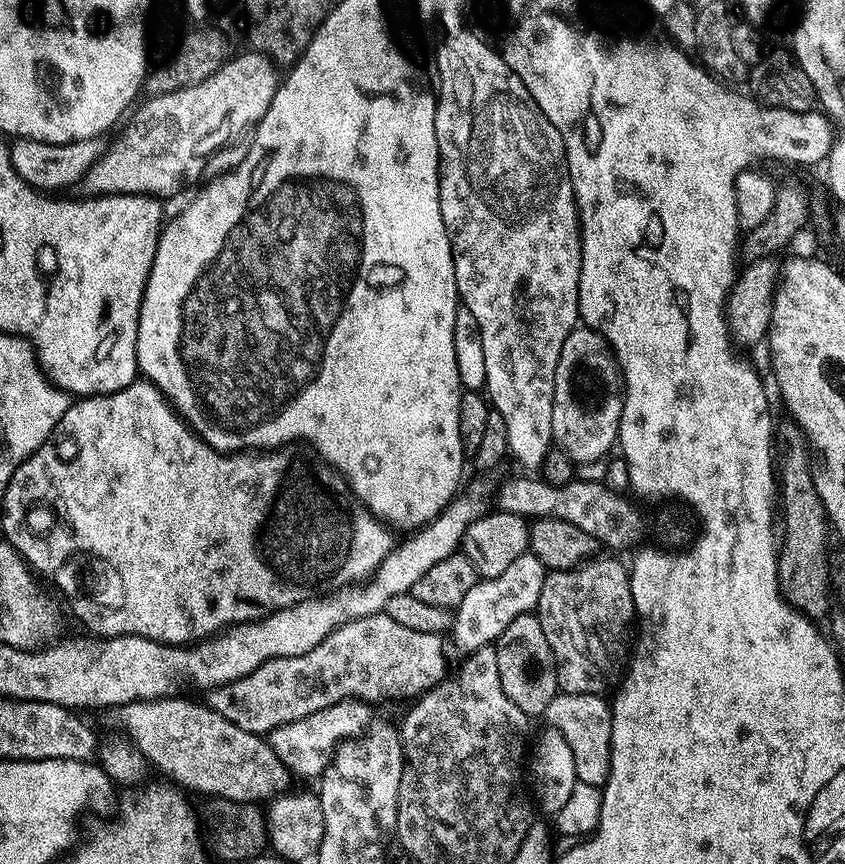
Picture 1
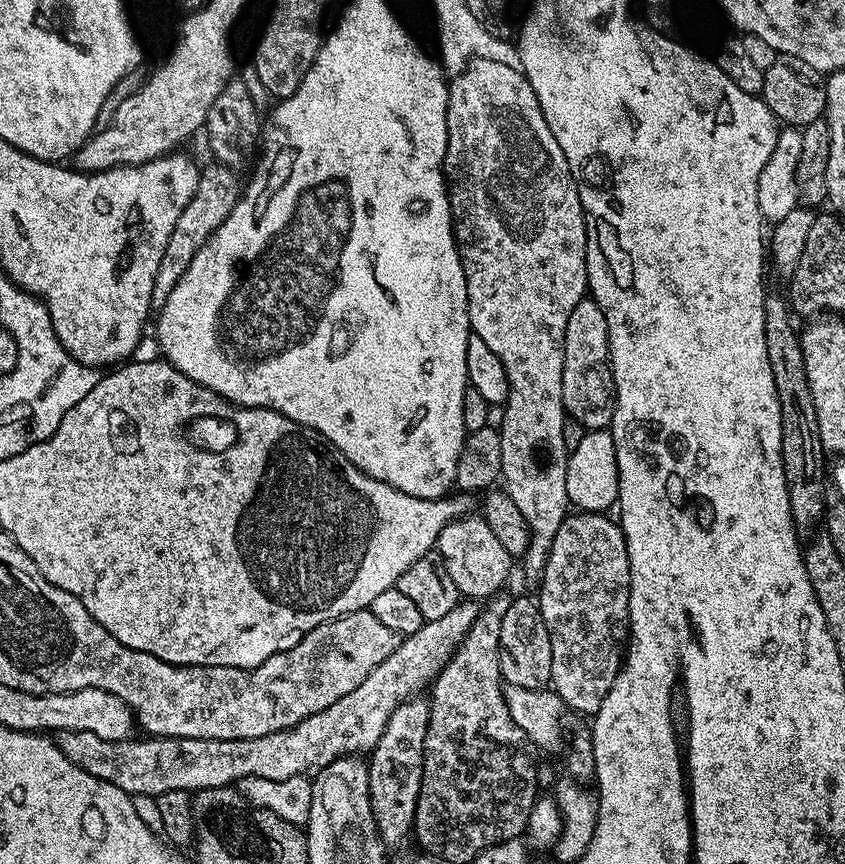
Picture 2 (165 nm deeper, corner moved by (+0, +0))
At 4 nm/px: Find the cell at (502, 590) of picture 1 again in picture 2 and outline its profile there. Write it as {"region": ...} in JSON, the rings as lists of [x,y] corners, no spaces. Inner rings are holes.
{"region":[[[461,602],[450,614],[427,621],[414,634],[403,637],[399,646],[370,674],[362,686],[342,694],[334,706],[326,706],[318,714],[310,714],[298,726],[274,734],[262,734],[262,738],[241,740],[215,740],[214,738],[129,738],[111,740],[98,738],[86,730],[57,732],[54,739],[62,754],[74,762],[86,774],[94,774],[102,782],[118,786],[129,796],[161,796],[170,790],[182,790],[189,794],[203,788],[227,788],[242,778],[274,778],[285,780],[295,776],[311,777],[321,772],[340,756],[371,753],[372,747],[382,738],[390,714],[399,704],[415,697],[420,687],[429,685],[444,665],[452,659],[460,641],[470,630],[478,608],[475,603]]]}

